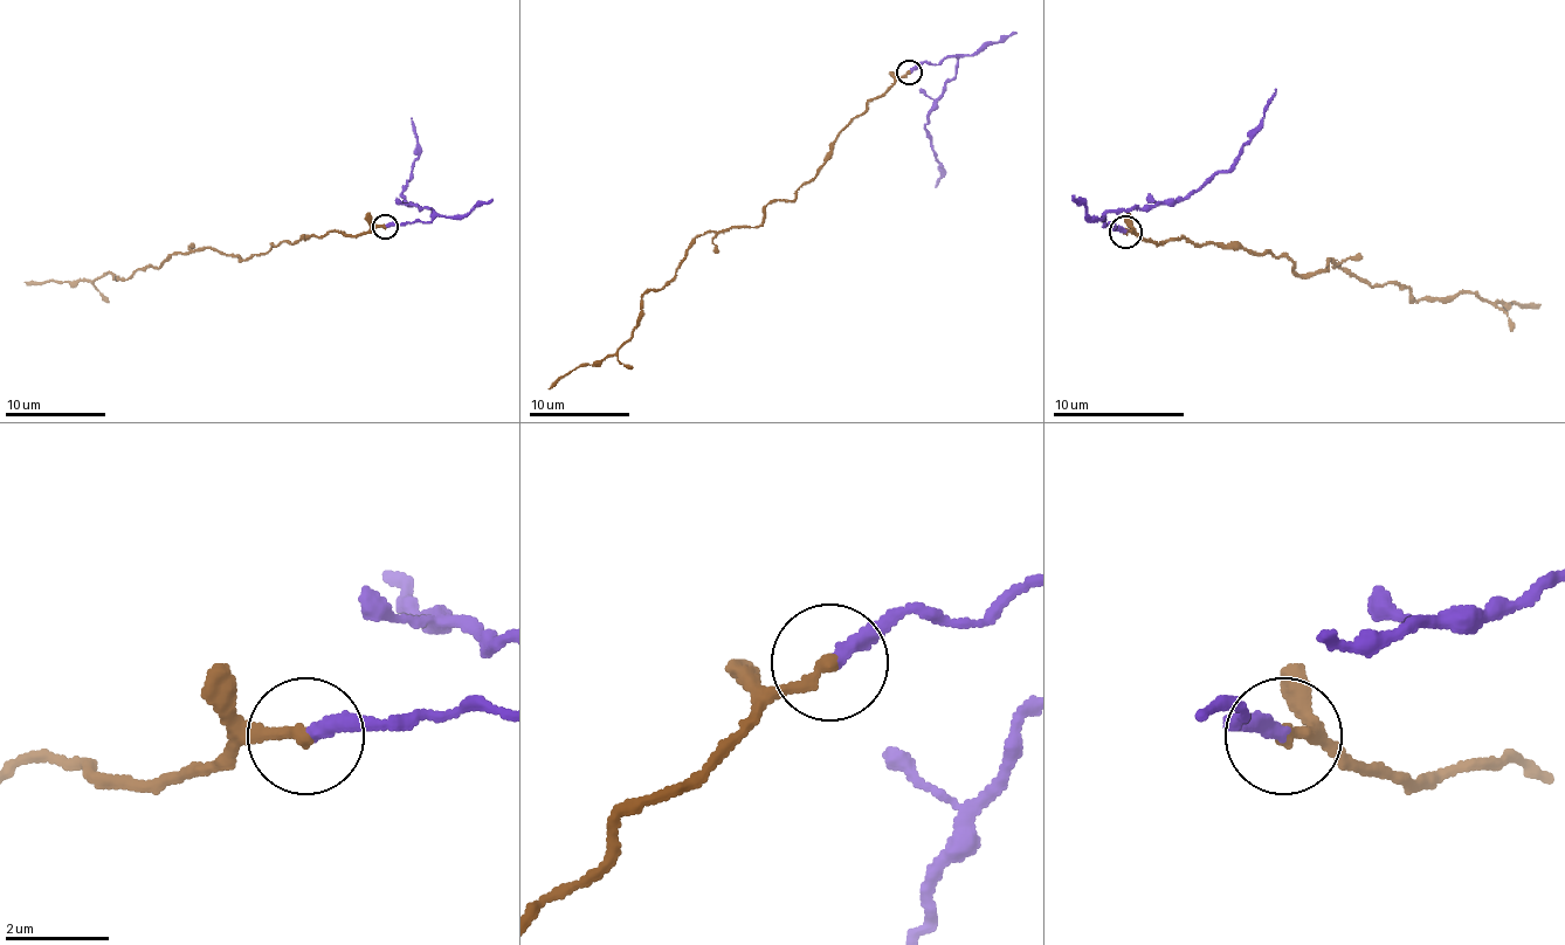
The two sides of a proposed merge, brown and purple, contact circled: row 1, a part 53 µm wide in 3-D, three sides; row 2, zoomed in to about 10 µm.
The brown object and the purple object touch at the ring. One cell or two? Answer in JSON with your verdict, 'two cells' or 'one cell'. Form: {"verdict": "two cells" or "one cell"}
{"verdict": "one cell"}

